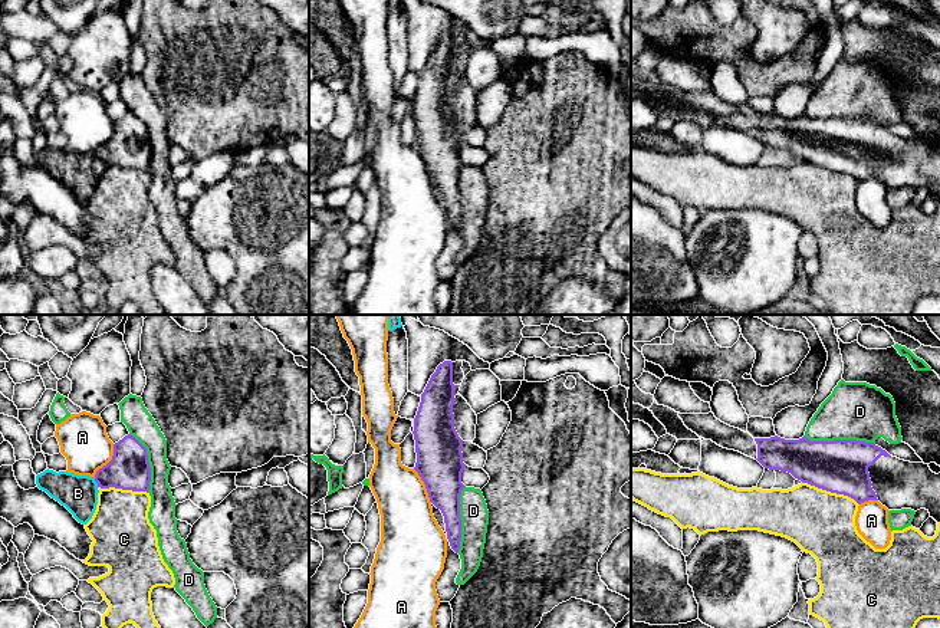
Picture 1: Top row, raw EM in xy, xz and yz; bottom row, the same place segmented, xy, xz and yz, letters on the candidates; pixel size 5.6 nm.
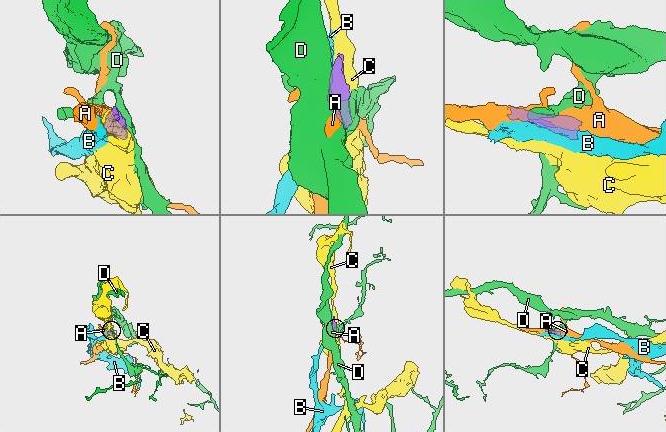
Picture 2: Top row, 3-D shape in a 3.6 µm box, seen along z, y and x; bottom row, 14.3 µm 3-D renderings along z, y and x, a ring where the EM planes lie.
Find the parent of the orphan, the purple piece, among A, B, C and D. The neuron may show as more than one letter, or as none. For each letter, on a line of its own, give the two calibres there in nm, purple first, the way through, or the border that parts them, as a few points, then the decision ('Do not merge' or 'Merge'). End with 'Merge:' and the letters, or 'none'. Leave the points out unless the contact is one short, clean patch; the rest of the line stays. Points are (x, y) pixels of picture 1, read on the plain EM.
A: Thickness 220 nm (purple) against 280 nm. Do not merge
B: Thickness 220 nm (purple) against 200 nm. Boundary: xy (94, 155), (98, 164). Do not merge
C: Thickness 300 nm (purple) against 360 nm. Boundary: yz (802, 160), (847, 173), (858, 183). Do not merge
D: Thickness 300 nm (purple) against 320 nm. Do not merge
Merge: none

